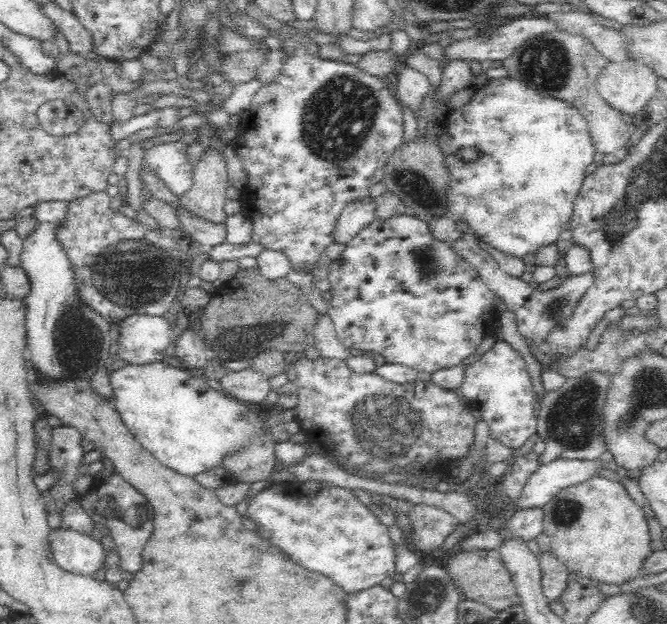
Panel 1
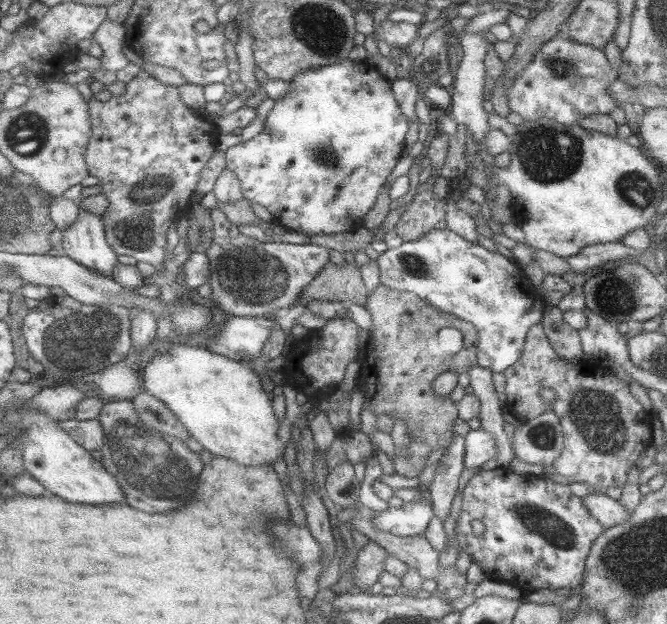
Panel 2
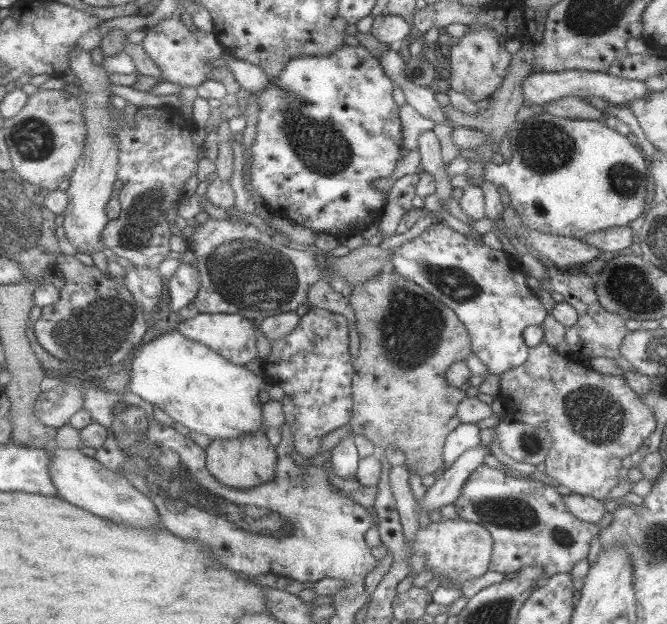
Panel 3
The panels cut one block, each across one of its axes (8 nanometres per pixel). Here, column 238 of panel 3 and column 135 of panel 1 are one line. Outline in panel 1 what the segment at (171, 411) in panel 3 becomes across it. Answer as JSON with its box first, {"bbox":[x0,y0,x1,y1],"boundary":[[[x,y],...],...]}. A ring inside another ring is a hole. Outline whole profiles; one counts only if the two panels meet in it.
{"bbox":[109,361,264,477],"boundary":[[[162,361],[126,364],[110,372],[109,380],[114,394],[114,402],[111,402],[111,405],[120,415],[125,427],[154,458],[179,474],[194,477],[210,469],[220,468],[222,457],[249,441],[264,420],[255,406],[214,390],[206,379],[192,374],[183,366],[177,368]]]}

